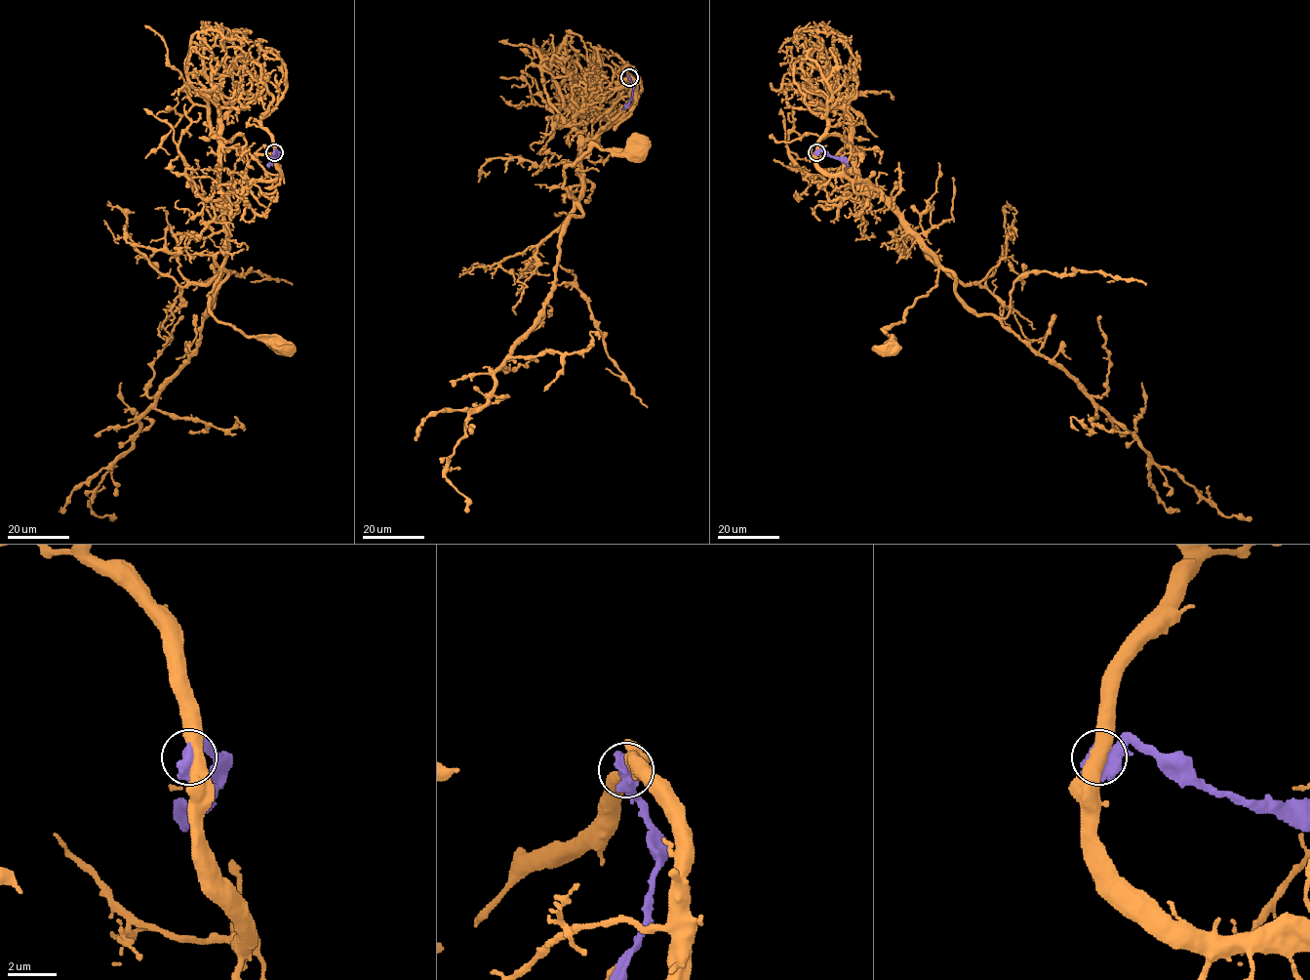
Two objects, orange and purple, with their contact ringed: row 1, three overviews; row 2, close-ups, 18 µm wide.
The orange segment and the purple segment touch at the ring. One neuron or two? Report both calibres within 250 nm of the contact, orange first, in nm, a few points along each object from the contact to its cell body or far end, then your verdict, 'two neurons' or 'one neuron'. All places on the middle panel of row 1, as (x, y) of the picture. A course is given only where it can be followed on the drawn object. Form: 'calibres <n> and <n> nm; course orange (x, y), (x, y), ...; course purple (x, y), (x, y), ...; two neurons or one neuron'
calibres 500 and 850 nm; course orange (629, 77), (635, 104), (583, 142), (576, 199), (563, 187), (564, 168), (594, 145), (616, 154), (638, 149); course purple (629, 77), (632, 98), (623, 108); two neurons

